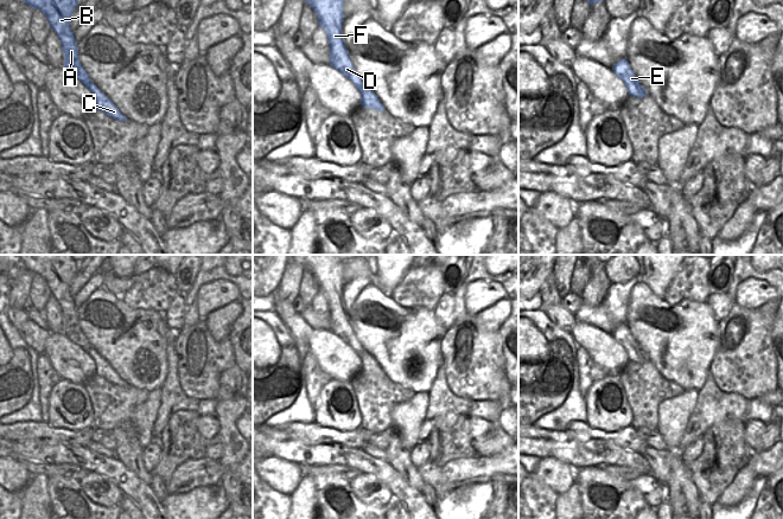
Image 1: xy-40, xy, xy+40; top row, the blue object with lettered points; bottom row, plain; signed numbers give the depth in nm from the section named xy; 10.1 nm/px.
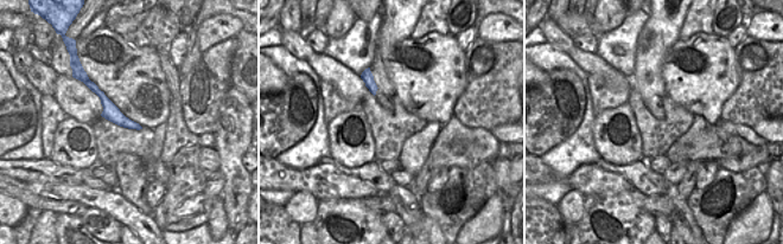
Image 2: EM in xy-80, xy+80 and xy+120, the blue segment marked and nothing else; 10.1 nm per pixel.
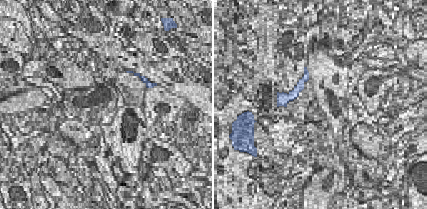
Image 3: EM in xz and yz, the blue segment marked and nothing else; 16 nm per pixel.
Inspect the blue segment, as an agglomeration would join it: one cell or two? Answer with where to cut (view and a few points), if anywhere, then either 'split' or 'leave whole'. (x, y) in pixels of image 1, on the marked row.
cut xy (355, 83), (367, 88); split

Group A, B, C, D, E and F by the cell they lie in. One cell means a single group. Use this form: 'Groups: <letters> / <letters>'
Groups: A B D E F / C.

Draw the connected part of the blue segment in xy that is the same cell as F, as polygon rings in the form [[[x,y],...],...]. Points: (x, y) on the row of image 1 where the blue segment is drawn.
[[[305,0],[317,13],[318,25],[326,32],[330,44],[330,65],[354,84],[368,88],[356,73],[342,37],[344,0]]]

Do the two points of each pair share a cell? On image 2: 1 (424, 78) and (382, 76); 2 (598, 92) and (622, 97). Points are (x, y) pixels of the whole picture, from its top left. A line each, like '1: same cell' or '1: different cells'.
1: different cells
2: same cell

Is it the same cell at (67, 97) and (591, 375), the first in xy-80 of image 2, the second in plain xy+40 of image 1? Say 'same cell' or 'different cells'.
different cells

